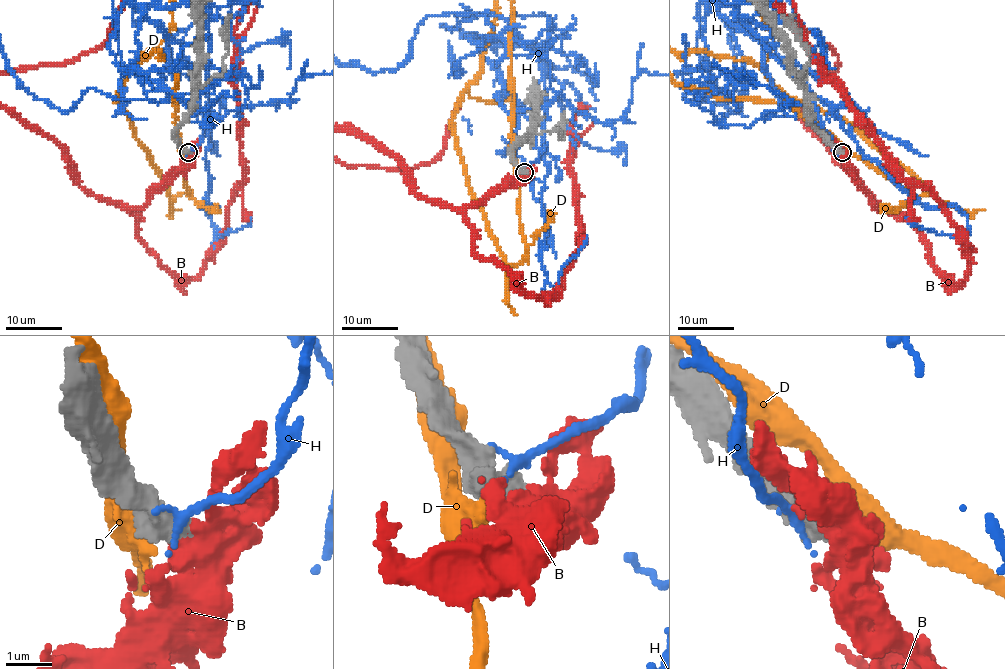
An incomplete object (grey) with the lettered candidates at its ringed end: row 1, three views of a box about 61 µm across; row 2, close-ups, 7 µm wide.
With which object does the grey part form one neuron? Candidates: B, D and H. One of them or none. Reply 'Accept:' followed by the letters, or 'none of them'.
Accept: B

